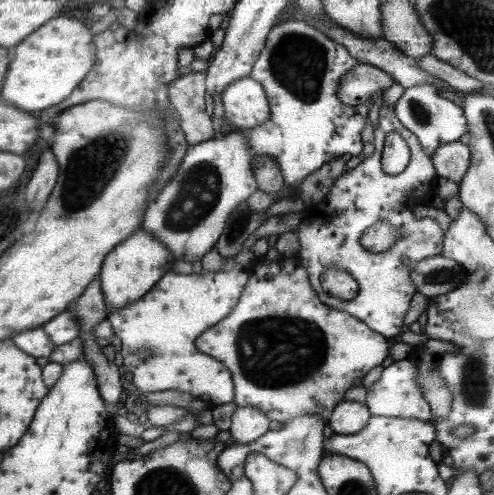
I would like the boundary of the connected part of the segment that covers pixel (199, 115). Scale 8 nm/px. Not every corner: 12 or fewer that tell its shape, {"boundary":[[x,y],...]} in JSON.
{"boundary":[[206,75],[168,85],[169,102],[190,145],[214,137]]}

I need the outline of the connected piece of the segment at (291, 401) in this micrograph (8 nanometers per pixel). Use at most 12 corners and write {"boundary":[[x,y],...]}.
{"boundary":[[264,259],[196,342],[238,407],[329,422],[388,338]]}

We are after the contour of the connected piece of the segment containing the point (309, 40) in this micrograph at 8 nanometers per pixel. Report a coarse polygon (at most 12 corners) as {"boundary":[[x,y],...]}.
{"boundary":[[304,20],[274,26],[251,77],[270,120],[248,132],[285,184],[360,155],[339,97],[359,60]]}

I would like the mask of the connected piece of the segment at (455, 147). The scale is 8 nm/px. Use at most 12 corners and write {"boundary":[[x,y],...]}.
{"boundary":[[459,140],[432,155],[437,176],[456,184],[469,172],[470,146]]}

